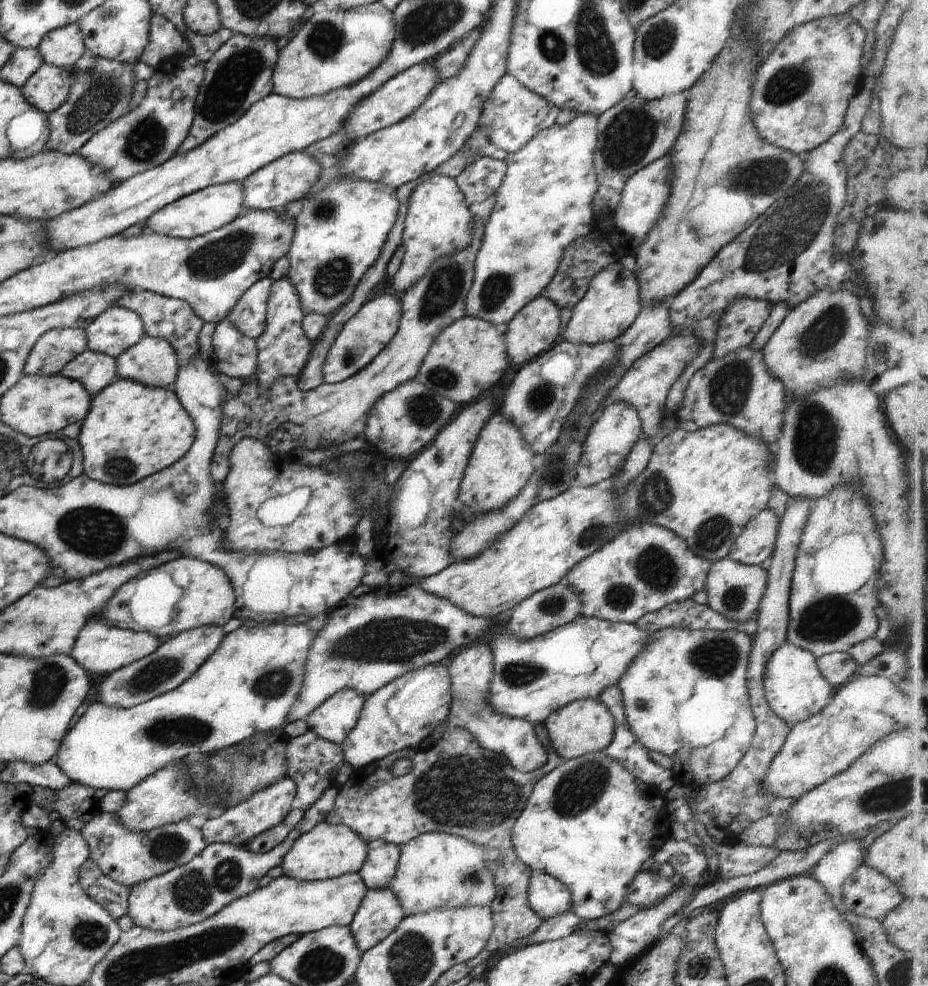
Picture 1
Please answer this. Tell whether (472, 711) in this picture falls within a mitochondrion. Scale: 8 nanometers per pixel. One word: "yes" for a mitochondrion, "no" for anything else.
no

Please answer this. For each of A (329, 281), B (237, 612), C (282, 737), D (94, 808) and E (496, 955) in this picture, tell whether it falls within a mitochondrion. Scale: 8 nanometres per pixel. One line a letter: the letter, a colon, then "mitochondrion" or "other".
A: mitochondrion
B: other
C: other
D: other
E: other

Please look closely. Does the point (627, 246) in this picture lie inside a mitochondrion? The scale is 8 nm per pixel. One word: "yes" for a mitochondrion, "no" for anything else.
no

